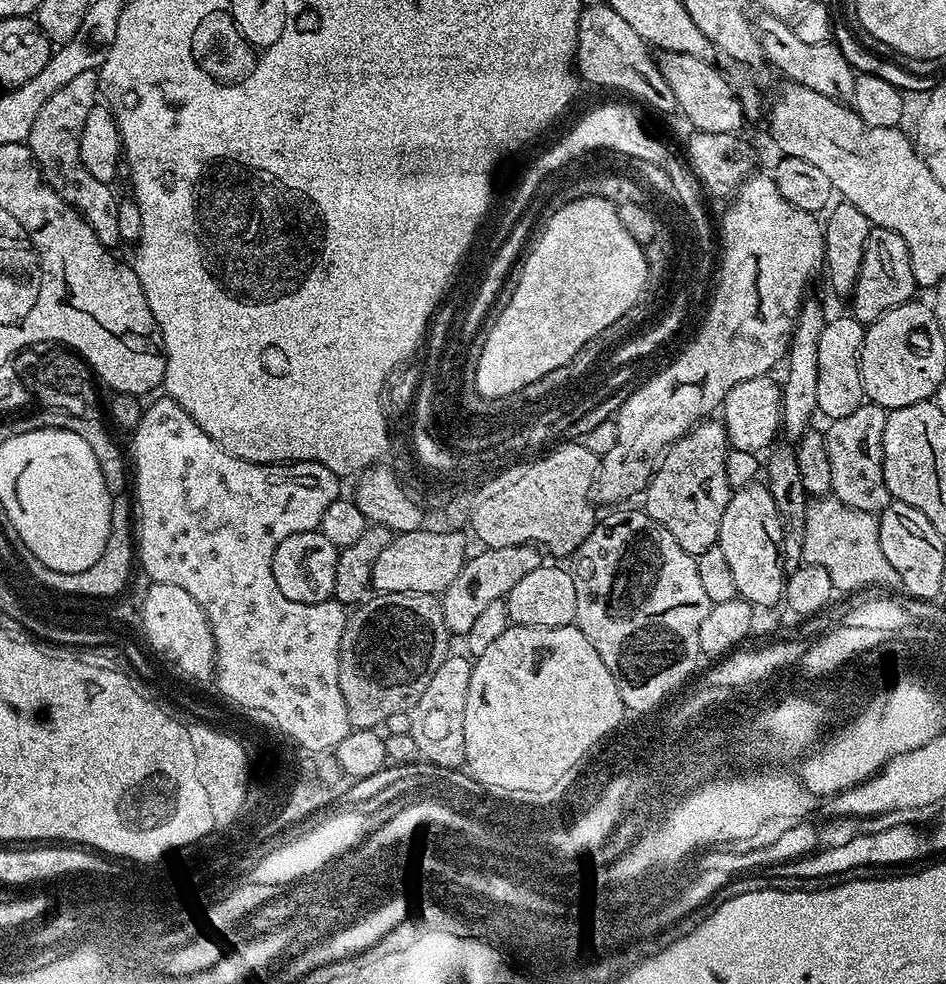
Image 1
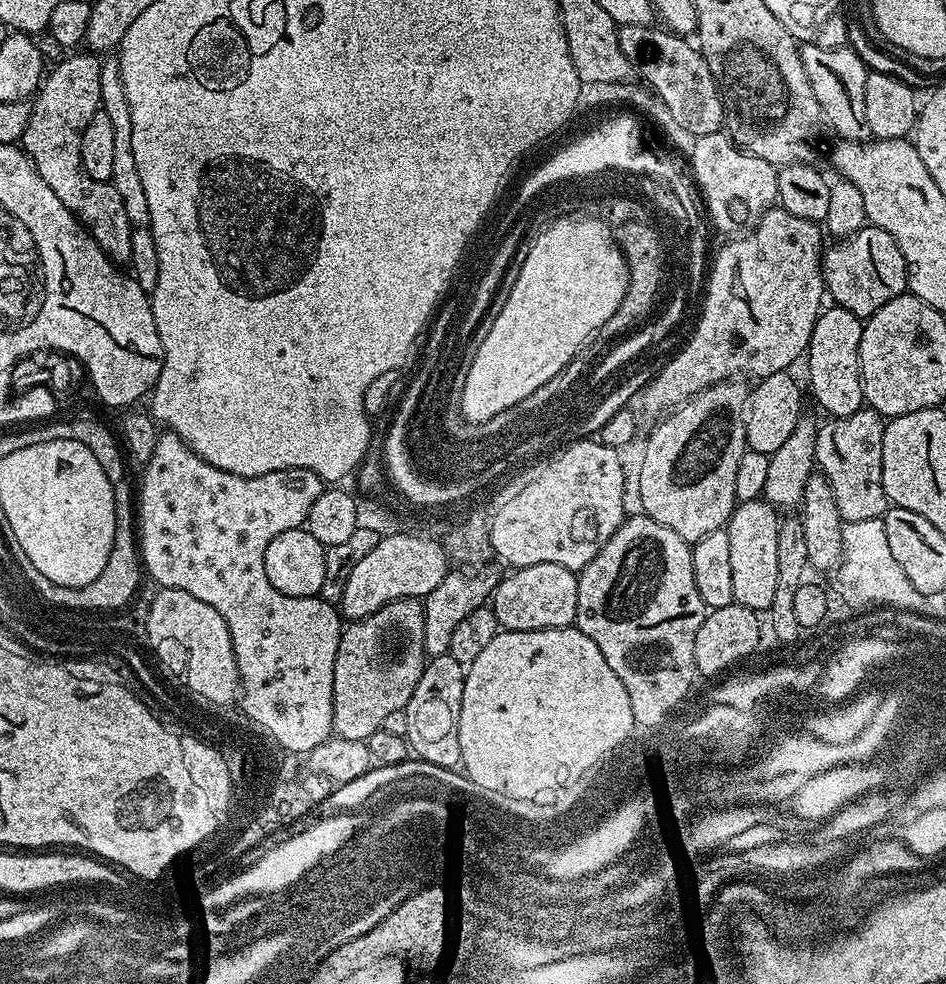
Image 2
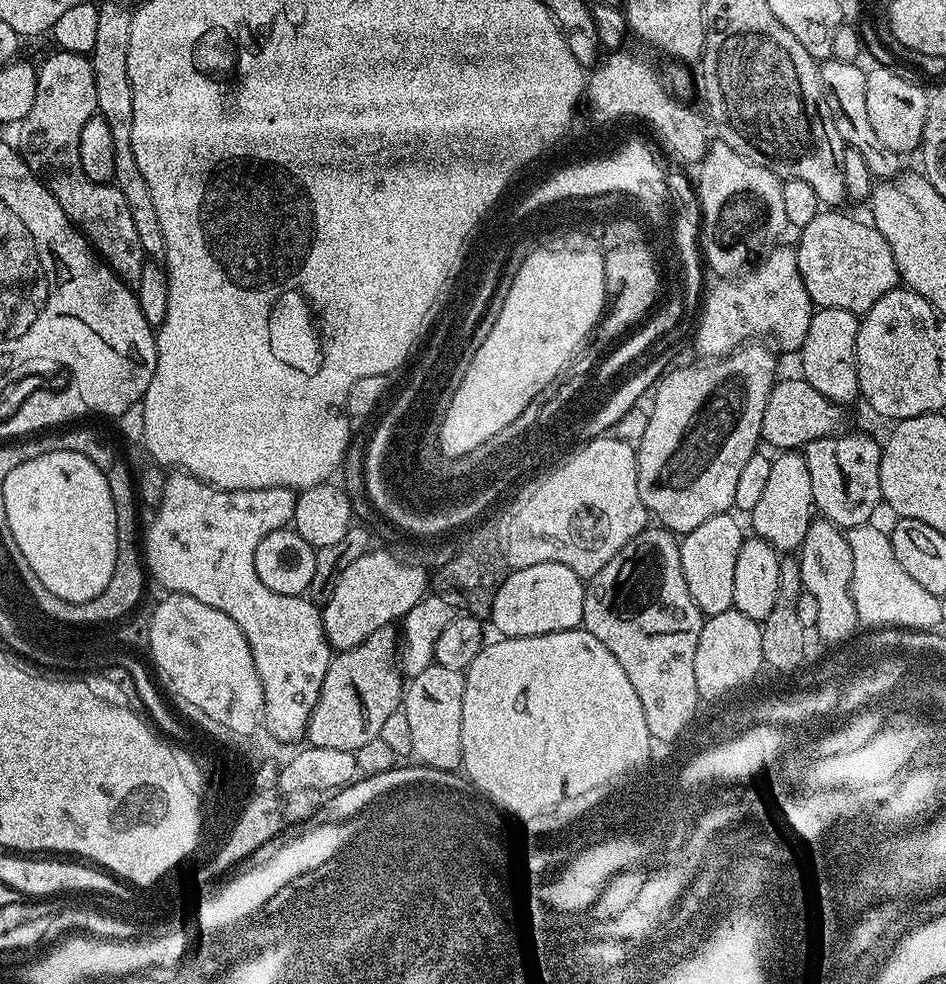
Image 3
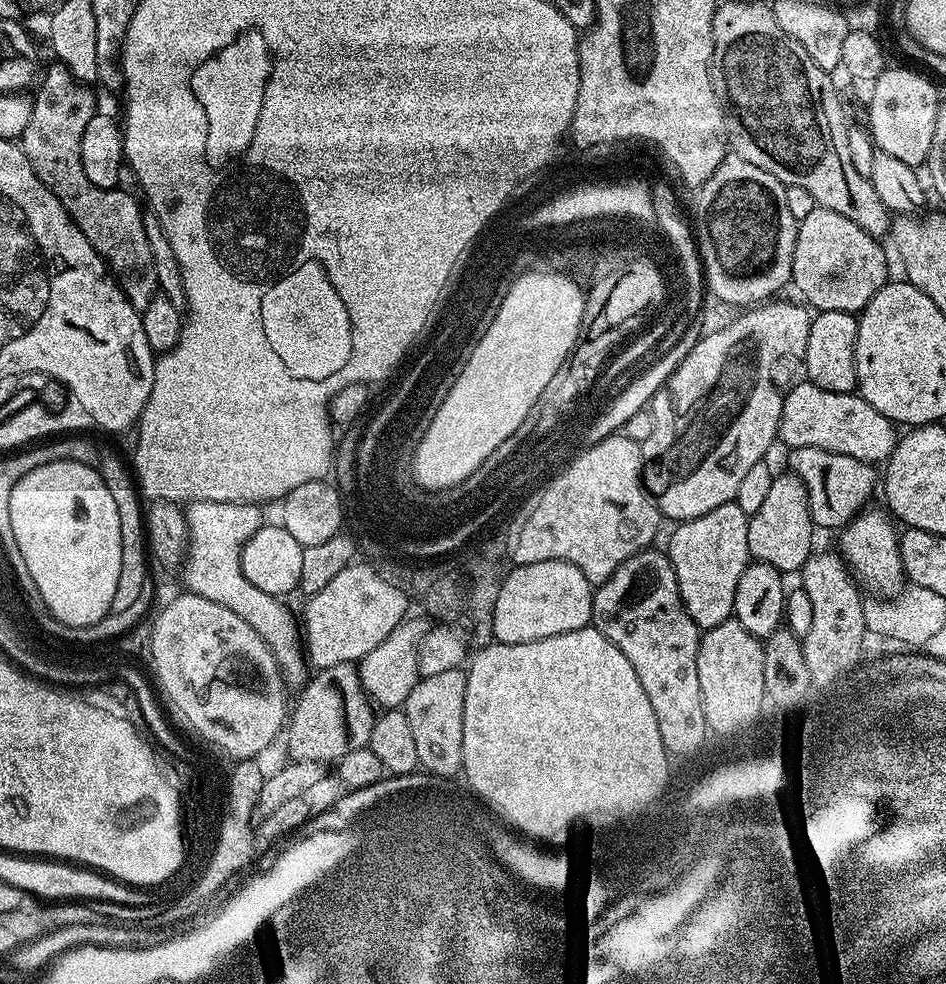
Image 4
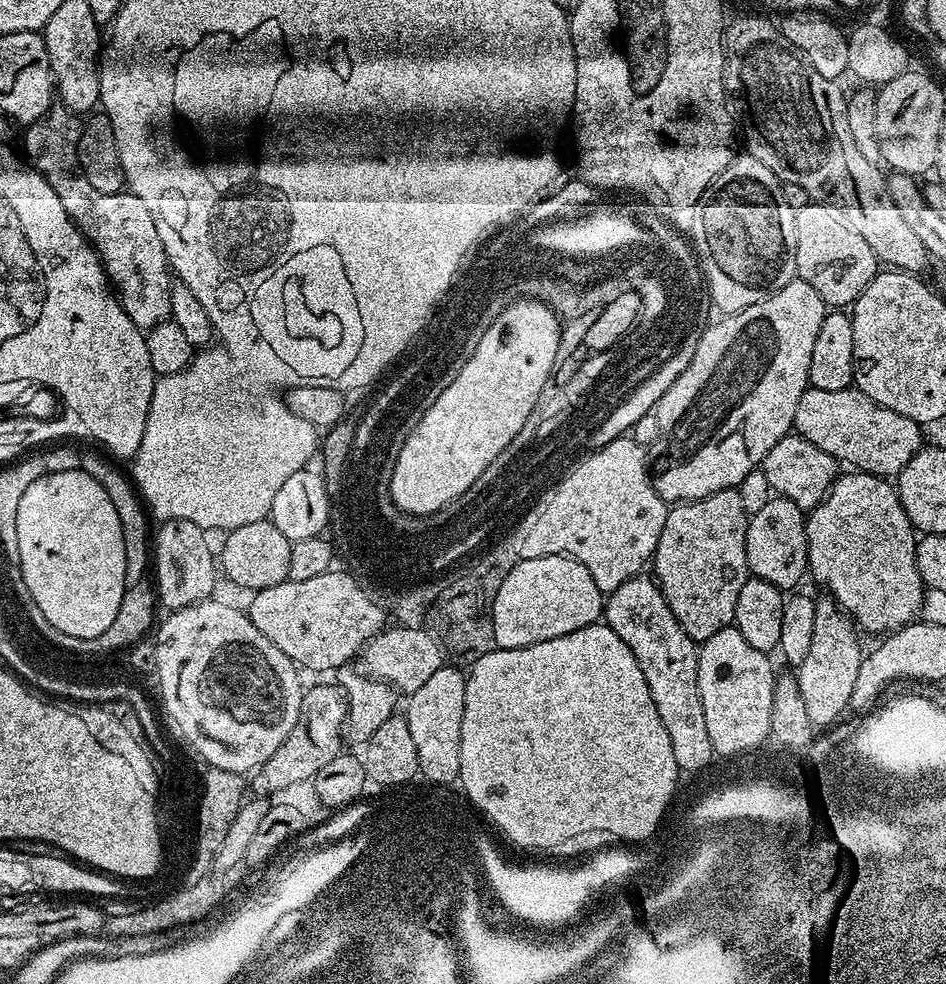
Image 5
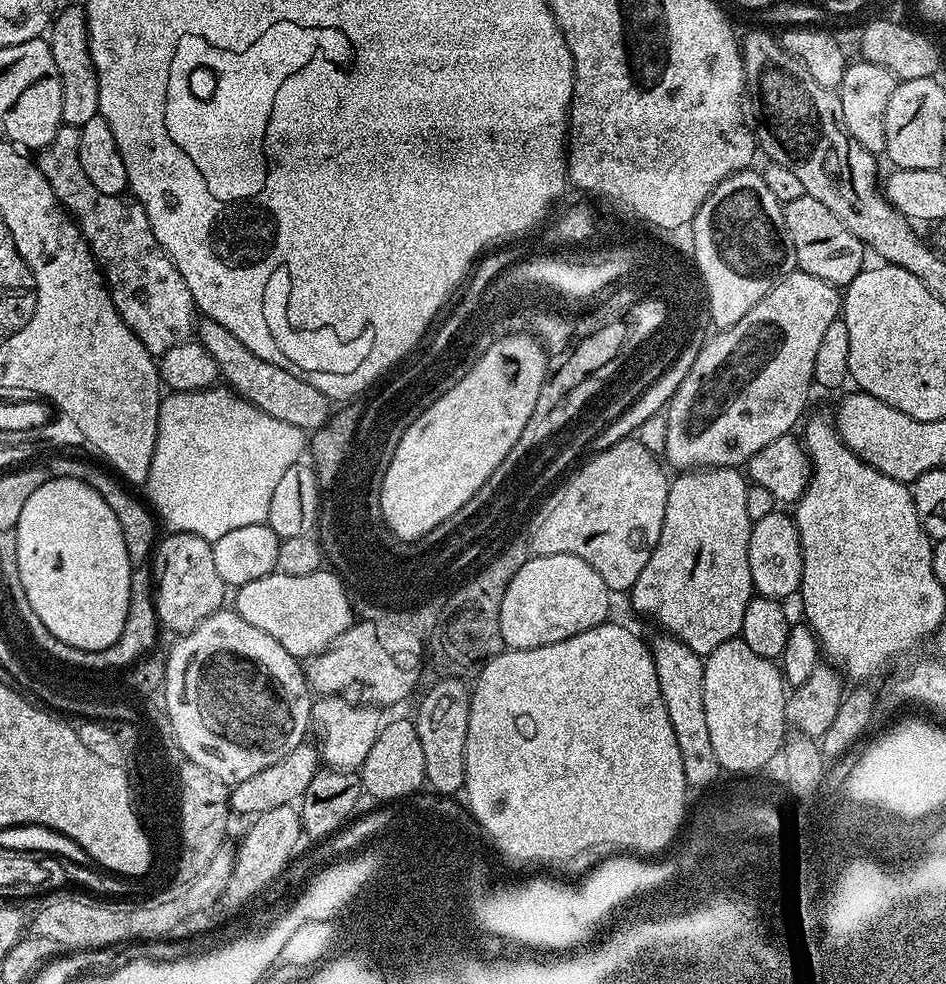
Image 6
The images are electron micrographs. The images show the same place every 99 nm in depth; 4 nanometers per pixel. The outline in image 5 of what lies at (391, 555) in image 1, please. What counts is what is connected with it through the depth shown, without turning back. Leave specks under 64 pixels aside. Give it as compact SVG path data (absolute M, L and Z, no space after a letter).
M329 570L318 574L318 578L305 580L283 580L278 586L261 588L255 593L252 605L246 608L248 617L282 650L282 654L294 661L301 669L309 668L312 672L332 672L343 664L348 664L352 659L357 659L363 653L364 645L369 644L379 632L386 627L384 612L368 597L368 592L355 580L353 573L348 570L336 572Z

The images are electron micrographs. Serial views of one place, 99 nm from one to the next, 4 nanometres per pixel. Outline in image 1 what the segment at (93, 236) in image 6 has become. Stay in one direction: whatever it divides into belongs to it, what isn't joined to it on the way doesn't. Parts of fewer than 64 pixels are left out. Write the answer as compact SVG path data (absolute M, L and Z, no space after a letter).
M87 72L76 75L71 82L66 82L58 94L54 94L42 110L38 110L38 118L34 118L34 127L27 138L32 159L40 168L44 181L62 198L77 217L81 216L83 223L94 234L98 234L98 242L106 249L115 249L115 244L121 243L118 234L118 206L120 200L112 193L112 184L98 182L98 178L90 175L90 170L82 166L80 143L82 142L82 126L90 110L98 107L98 97L101 95L100 78L97 73Z

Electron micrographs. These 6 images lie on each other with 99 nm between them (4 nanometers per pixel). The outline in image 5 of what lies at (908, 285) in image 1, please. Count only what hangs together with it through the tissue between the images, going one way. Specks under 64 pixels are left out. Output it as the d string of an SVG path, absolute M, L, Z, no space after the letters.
M810 202L794 214L794 258L796 275L818 290L818 298L829 309L844 310L856 303L878 271L874 250L849 226L840 211L829 204Z

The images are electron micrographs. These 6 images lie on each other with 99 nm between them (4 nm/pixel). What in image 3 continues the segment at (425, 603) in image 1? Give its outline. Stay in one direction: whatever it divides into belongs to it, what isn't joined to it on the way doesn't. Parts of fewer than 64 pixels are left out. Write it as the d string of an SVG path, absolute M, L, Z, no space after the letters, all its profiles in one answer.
M395 627L379 628L358 646L337 651L332 657L326 676L322 678L322 688L318 702L310 714L307 743L311 746L327 746L333 750L356 752L358 746L377 739L382 725L390 714L394 714L402 704L402 673L398 667L398 632Z

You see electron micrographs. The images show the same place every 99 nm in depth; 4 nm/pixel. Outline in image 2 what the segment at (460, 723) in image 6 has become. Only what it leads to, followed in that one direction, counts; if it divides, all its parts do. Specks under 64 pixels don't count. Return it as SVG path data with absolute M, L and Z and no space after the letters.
M434 656L425 663L422 678L410 694L410 702L404 708L406 714L406 739L408 747L416 752L423 763L436 768L459 769L460 743L458 722L462 710L462 690L466 675L465 665L452 656Z

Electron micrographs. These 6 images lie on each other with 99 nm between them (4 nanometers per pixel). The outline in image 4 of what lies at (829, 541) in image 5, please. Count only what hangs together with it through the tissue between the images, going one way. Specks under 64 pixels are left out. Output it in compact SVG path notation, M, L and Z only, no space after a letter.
M869 507L859 516L854 517L849 524L839 529L838 552L844 557L845 564L852 569L853 576L865 589L868 587L877 597L887 598L900 591L906 577L900 557L900 537L897 525L893 517L883 507L880 508Z

